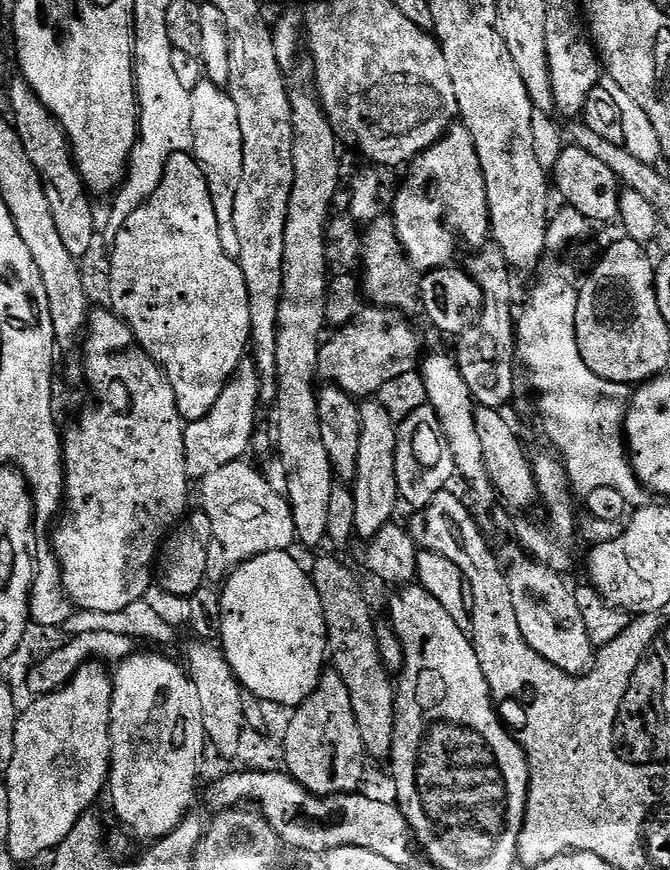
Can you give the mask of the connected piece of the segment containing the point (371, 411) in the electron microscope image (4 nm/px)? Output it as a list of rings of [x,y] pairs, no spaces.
[[[368,398],[360,404],[360,433],[358,434],[358,452],[356,462],[356,478],[351,481],[350,491],[354,500],[355,535],[361,536],[364,542],[372,539],[382,530],[382,526],[393,523],[396,504],[401,503],[396,477],[396,429],[392,415],[380,405],[379,399]]]

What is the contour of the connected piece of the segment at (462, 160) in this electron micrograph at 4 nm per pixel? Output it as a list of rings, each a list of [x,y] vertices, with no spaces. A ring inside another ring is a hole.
[[[453,123],[452,127],[444,133],[442,139],[437,144],[431,144],[421,156],[417,156],[415,160],[407,165],[408,177],[404,180],[404,185],[396,192],[396,201],[392,204],[390,215],[394,226],[396,227],[396,234],[398,242],[404,251],[404,257],[408,259],[408,263],[412,265],[417,273],[423,274],[425,272],[433,272],[435,268],[447,268],[453,263],[452,260],[456,256],[456,247],[460,244],[460,236],[468,244],[476,244],[472,246],[480,246],[489,239],[490,225],[488,222],[488,199],[486,198],[486,182],[482,174],[482,166],[478,162],[478,150],[474,146],[474,138],[470,138],[470,130],[466,130],[463,123]]]

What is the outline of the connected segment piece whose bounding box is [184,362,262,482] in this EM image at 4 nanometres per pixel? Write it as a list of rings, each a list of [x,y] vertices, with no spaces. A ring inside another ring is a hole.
[[[241,362],[234,374],[226,382],[218,402],[210,406],[202,418],[191,421],[184,429],[184,457],[186,470],[193,481],[203,480],[206,474],[214,474],[221,466],[241,459],[248,443],[252,440],[252,430],[256,422],[256,406],[262,395],[260,375],[255,363]]]

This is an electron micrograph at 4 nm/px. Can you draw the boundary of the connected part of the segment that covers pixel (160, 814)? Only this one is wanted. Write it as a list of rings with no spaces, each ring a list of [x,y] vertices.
[[[133,654],[117,668],[110,710],[112,769],[106,788],[112,791],[112,808],[123,827],[133,837],[155,842],[184,821],[192,799],[197,799],[196,763],[206,749],[202,709],[187,671],[164,656]]]

